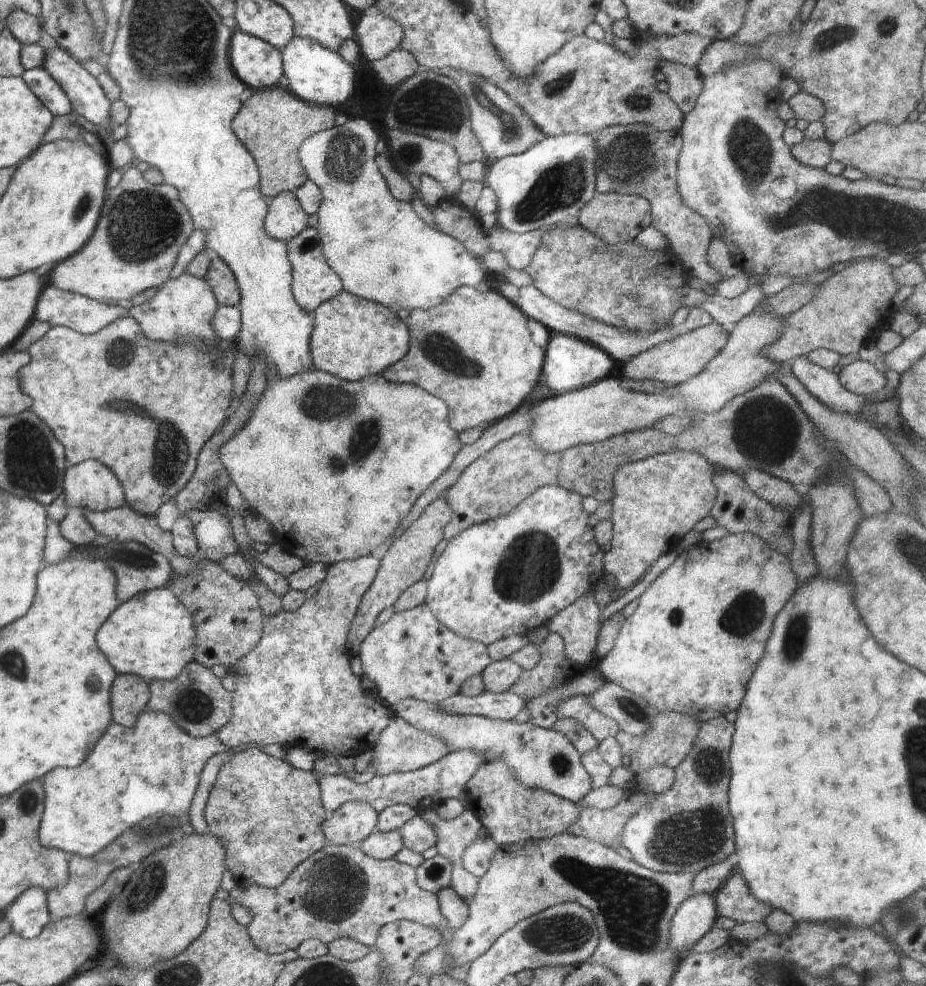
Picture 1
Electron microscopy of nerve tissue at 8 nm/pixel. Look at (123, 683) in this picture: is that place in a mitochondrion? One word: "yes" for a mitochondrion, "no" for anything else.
no

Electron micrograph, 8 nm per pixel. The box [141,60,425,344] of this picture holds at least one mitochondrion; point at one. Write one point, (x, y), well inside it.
(344, 158)

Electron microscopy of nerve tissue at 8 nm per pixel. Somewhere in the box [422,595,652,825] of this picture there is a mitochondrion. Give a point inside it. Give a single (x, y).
(561, 762)

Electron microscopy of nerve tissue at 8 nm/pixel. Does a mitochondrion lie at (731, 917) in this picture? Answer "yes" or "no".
no

